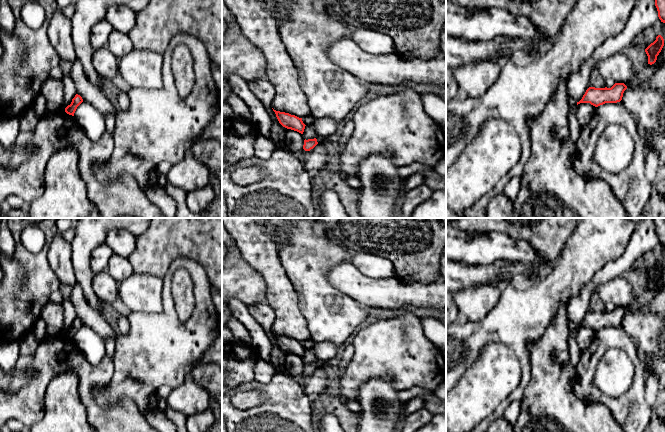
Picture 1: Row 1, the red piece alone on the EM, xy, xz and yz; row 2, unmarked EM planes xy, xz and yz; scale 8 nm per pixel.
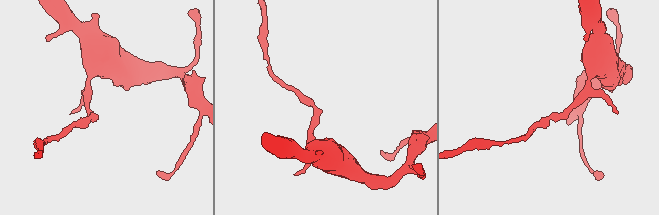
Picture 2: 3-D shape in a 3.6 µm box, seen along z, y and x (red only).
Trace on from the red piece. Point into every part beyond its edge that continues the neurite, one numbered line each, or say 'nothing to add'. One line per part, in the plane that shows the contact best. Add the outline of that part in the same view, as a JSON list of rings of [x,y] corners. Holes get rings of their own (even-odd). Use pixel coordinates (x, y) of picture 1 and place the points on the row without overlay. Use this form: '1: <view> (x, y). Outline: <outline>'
nothing to add

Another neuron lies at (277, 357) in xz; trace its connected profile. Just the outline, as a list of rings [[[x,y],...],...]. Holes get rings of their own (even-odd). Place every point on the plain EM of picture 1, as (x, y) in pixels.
[[[263,303],[248,306],[248,311],[266,331],[268,338],[272,342],[270,363],[273,365],[276,372],[282,372],[285,369],[285,359],[288,353],[279,347],[276,338],[271,331],[272,324],[275,320],[274,310],[267,303]]]

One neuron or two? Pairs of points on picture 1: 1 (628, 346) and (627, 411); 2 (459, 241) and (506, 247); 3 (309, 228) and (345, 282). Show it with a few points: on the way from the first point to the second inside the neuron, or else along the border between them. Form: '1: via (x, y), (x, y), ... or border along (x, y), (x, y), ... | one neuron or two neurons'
1: via (636, 362), (638, 366), (638, 387), (635, 395) | one neuron
2: via (471, 247), (494, 247) | one neuron
3: border along (350, 260), (329, 270), (328, 282), (334, 288) | two neurons

